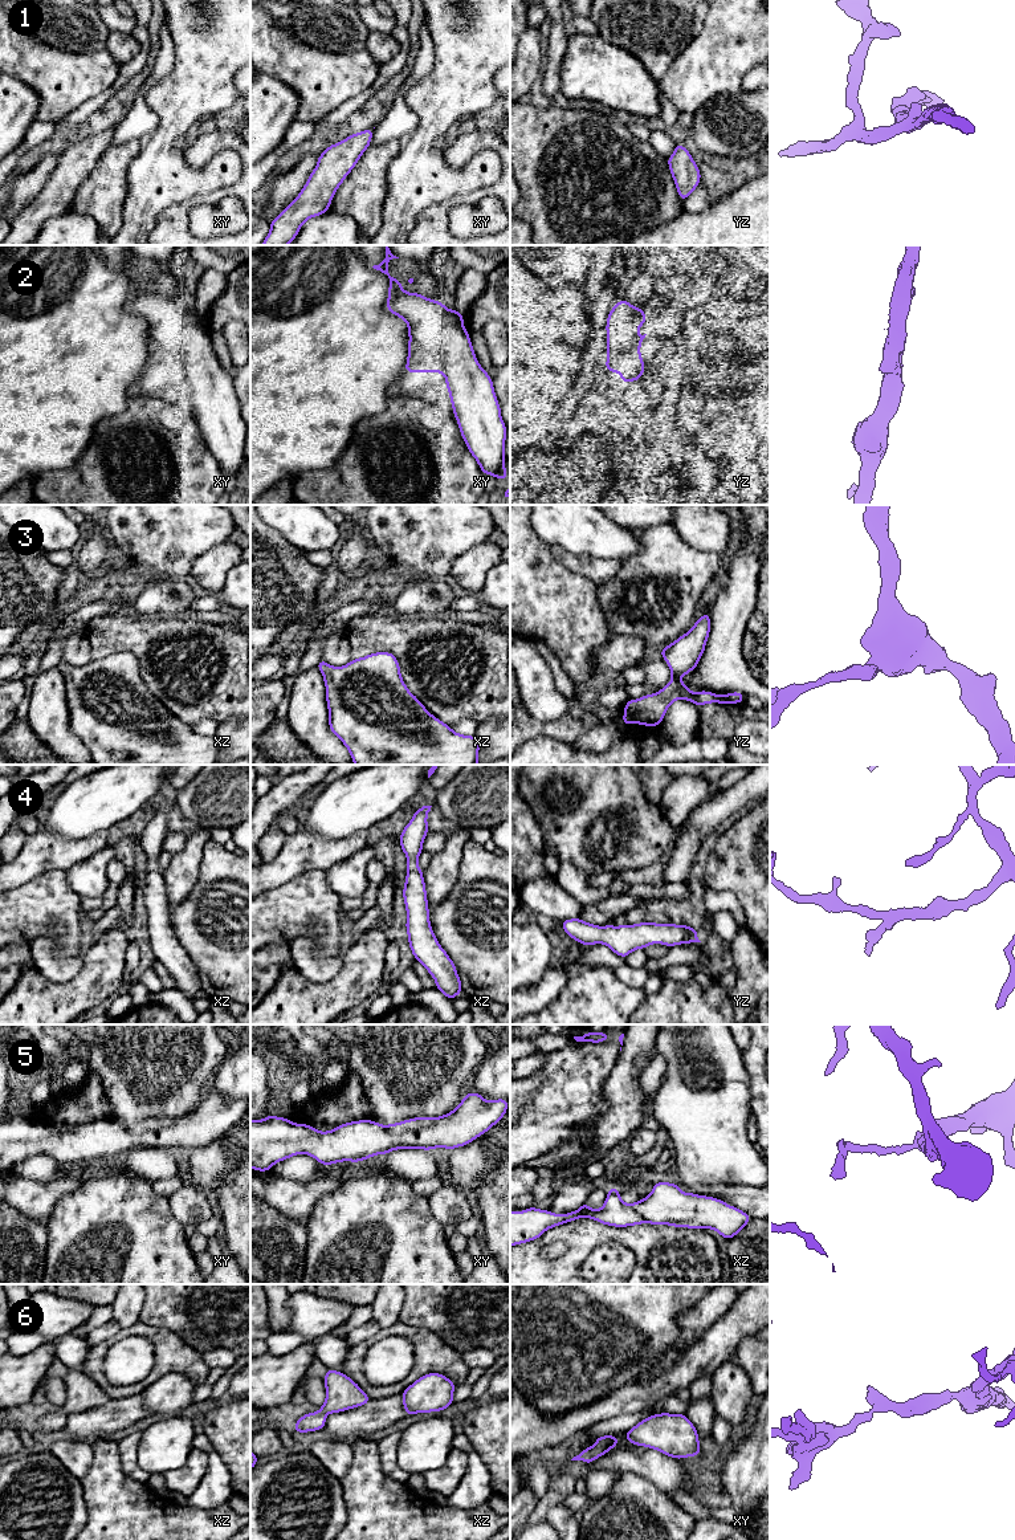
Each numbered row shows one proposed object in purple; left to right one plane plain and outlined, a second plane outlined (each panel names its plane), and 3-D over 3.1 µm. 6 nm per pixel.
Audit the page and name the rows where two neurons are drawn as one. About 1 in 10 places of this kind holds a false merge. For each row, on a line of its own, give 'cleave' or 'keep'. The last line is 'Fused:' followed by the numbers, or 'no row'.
1: keep
2: keep
3: keep
4: keep
5: keep
6: keep
Fused: no row

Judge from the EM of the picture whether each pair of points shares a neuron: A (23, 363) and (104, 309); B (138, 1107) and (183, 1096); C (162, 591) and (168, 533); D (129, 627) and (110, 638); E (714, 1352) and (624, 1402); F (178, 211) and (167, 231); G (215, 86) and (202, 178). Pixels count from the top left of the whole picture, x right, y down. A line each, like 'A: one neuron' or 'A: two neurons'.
A: one neuron
B: one neuron
C: two neurons
D: one neuron
E: one neuron
F: one neuron
G: one neuron

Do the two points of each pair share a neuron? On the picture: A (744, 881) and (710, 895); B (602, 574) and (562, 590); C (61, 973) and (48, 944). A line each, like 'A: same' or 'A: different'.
A: different
B: different
C: same

